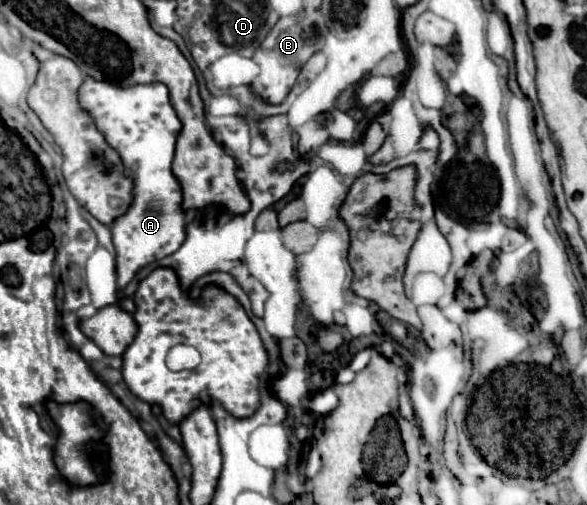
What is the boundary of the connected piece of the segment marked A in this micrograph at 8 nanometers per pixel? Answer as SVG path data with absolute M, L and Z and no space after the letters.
M88 78L80 88L80 102L82 102L82 108L86 108L92 114L92 118L96 120L96 126L106 134L106 142L110 142L110 146L120 150L124 166L126 166L126 174L130 174L134 178L134 204L112 226L112 240L114 240L114 248L116 248L116 272L118 272L118 284L120 284L120 292L122 292L140 268L172 254L182 244L182 238L184 238L182 190L170 170L172 158L174 158L176 136L178 136L182 124L180 124L174 108L170 106L168 88L162 84L122 88L122 86L116 86L110 82L94 82L92 78Z

